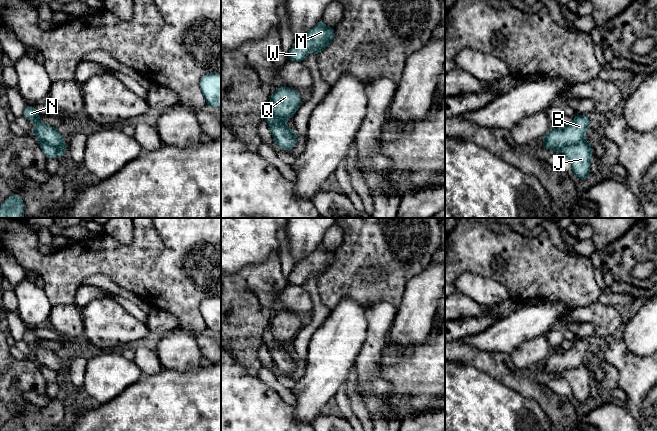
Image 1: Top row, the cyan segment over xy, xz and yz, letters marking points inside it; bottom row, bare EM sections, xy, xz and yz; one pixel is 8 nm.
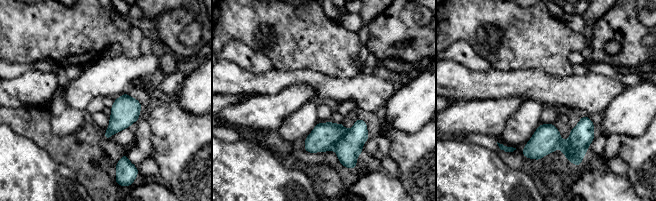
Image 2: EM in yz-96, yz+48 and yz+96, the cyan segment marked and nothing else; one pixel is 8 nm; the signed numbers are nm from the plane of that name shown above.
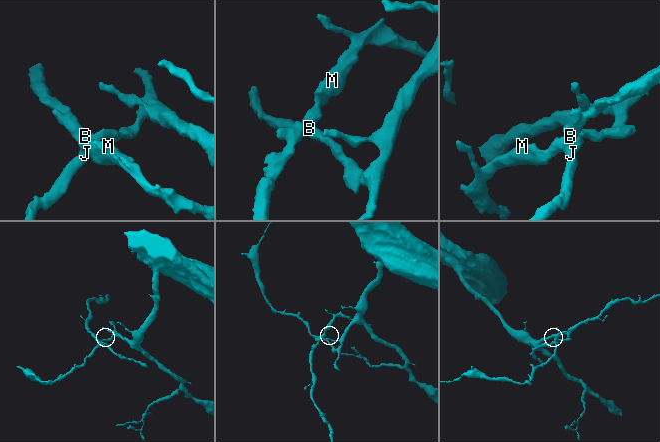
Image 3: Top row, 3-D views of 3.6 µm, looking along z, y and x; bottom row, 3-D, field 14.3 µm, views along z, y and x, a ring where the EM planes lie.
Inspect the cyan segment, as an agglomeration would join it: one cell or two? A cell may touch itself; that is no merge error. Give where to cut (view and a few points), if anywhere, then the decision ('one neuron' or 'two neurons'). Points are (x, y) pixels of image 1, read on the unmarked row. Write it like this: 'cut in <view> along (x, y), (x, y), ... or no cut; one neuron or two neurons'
cut in yz along (583, 361), (575, 367), (565, 369), (560, 375); two neurons

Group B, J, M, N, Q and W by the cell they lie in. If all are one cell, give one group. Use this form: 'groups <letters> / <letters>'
groups B M N Q W / J

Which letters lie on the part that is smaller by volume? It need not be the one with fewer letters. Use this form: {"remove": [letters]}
{"remove": ["B", "M", "N", "Q", "W"]}

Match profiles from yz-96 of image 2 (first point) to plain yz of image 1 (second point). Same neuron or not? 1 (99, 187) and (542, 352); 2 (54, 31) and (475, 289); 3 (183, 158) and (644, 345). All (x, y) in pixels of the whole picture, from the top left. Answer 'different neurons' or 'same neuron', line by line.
1: different neurons
2: different neurons
3: different neurons

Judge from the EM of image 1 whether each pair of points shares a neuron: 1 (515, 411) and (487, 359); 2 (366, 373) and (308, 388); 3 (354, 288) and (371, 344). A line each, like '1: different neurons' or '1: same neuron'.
1: different neurons
2: different neurons
3: different neurons

